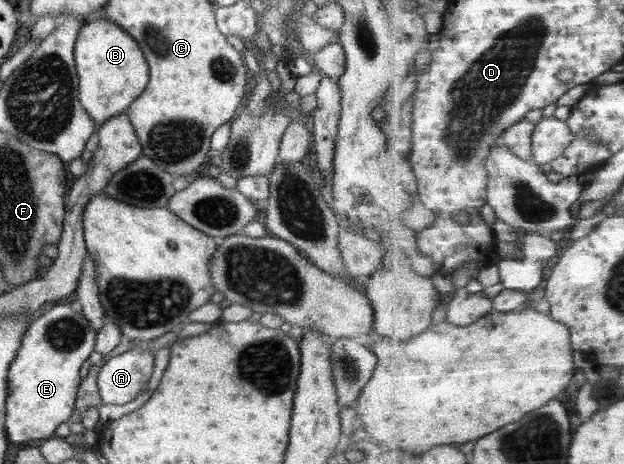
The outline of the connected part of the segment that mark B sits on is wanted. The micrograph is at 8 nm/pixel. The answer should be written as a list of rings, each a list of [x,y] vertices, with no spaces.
[[[105,16],[88,18],[79,30],[75,45],[75,69],[79,78],[79,102],[97,126],[126,112],[148,85],[149,66],[139,44]]]

